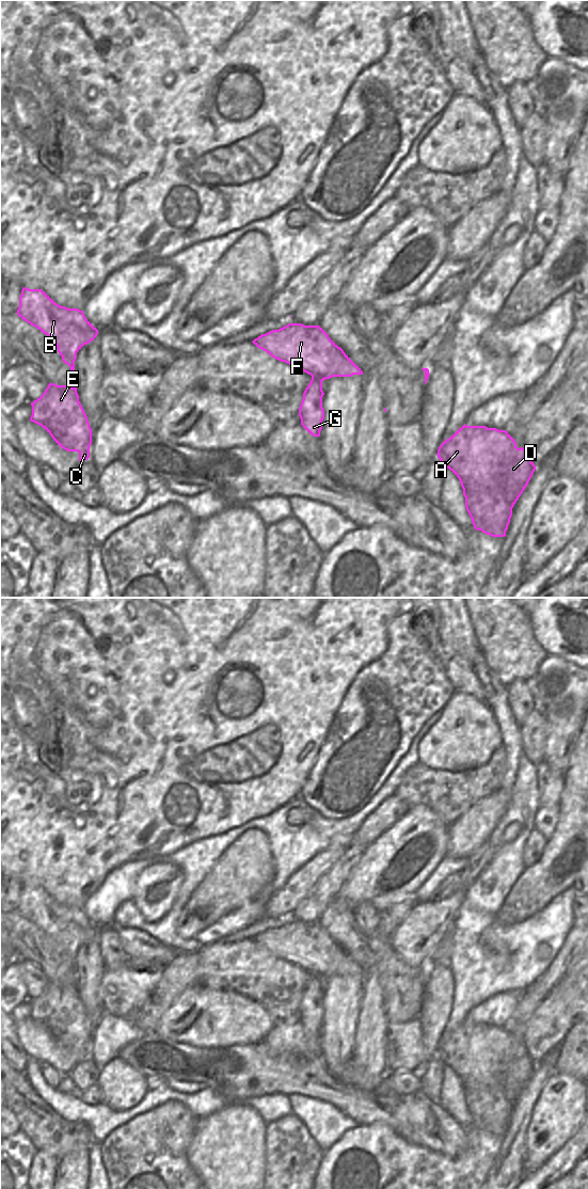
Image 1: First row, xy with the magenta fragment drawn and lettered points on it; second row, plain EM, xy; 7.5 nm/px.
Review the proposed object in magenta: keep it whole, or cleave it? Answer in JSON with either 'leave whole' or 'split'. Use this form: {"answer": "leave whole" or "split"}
{"answer": "split"}

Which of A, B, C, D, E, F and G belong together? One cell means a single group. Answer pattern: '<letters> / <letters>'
A B C D E F / G

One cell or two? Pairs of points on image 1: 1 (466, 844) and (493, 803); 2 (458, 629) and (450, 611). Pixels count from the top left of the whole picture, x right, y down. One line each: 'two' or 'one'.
1: one
2: one

